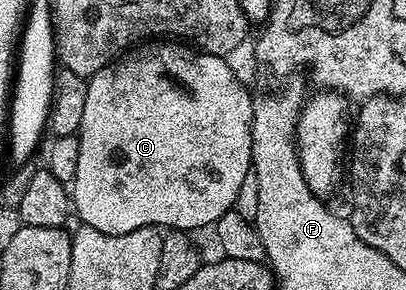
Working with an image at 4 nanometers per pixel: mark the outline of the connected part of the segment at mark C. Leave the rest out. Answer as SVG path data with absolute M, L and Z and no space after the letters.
M148 41L143 45L137 46L135 49L129 50L127 53L119 56L111 65L103 67L98 74L88 79L88 92L86 93L86 110L82 112L82 125L78 132L80 148L78 149L78 173L74 173L70 184L70 194L72 196L72 205L75 214L80 214L79 222L86 226L92 226L98 229L98 233L110 233L117 235L118 233L134 233L134 229L142 229L143 227L158 227L161 229L171 229L173 231L182 231L187 233L194 232L195 227L211 228L217 223L220 217L226 212L233 210L237 206L236 198L240 195L240 190L244 187L244 182L249 182L250 172L252 170L252 101L253 92L248 92L244 88L244 83L238 76L232 72L232 67L228 64L227 58L219 55L210 55L206 51L193 49L191 46L185 45L180 41Z

